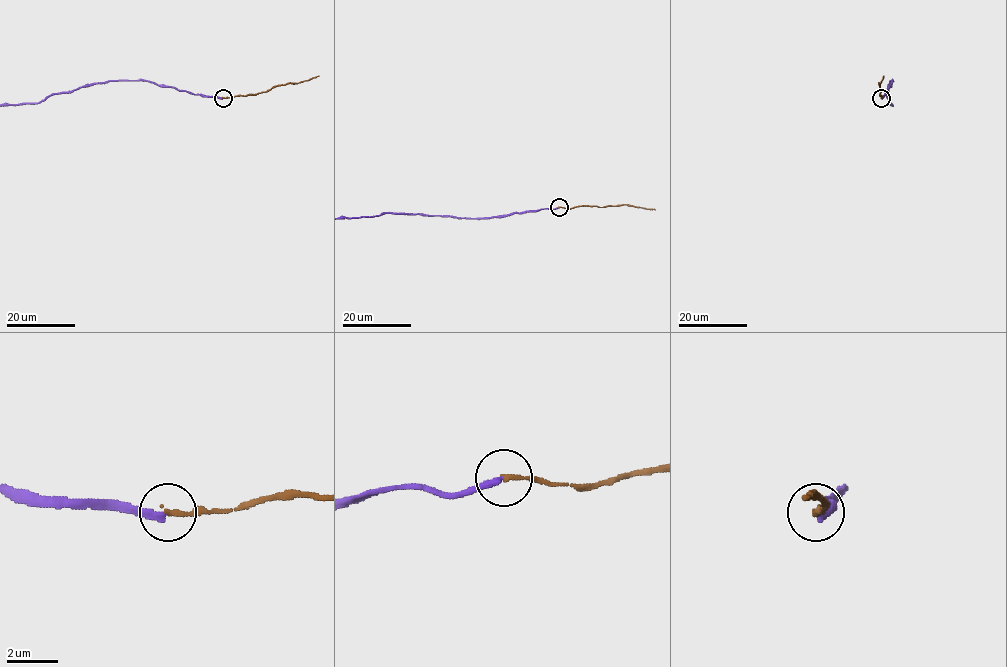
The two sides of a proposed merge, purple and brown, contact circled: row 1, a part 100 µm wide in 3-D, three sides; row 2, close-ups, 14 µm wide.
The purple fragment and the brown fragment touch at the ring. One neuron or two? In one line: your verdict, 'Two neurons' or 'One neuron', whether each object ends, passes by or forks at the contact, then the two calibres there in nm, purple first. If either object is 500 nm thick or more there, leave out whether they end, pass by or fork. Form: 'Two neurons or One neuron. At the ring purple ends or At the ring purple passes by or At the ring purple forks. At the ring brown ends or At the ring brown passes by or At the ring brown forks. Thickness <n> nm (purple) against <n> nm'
Two neurons. At the ring purple ends. At the ring brown ends. Thickness 240 nm (purple) against 190 nm

